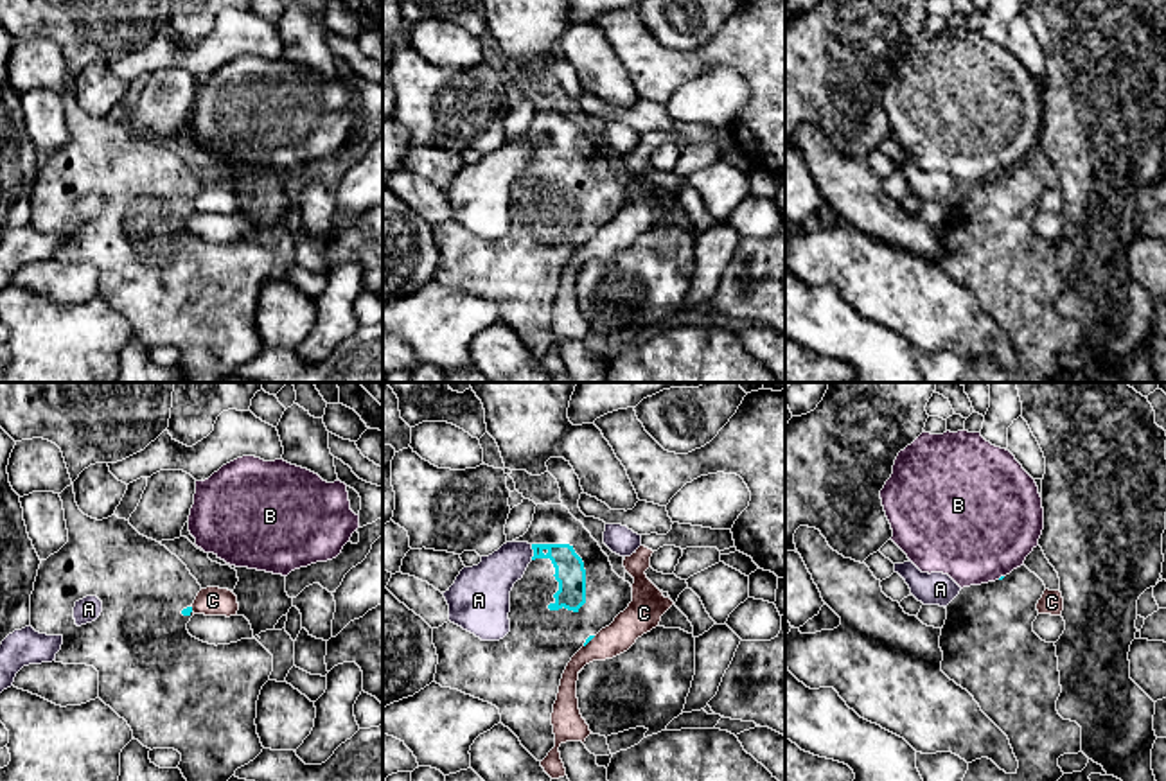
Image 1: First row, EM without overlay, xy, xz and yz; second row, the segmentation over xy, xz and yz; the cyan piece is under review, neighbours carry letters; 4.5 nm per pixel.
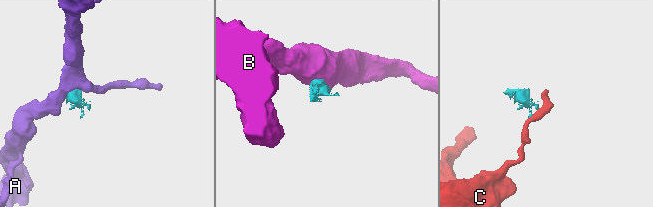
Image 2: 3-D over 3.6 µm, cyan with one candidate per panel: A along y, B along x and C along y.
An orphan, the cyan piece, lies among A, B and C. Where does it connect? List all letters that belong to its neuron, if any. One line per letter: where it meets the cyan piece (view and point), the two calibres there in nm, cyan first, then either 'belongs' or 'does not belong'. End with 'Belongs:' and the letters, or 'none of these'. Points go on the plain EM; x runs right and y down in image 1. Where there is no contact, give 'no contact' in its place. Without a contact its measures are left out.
A: meets cyan in xz at (534, 149); 140 nm thick on the cyan side, 200 nm on the other; does not belong
B: meets cyan in yz at (1001, 175); 20 nm thick on the cyan side, 500 nm on the other; does not belong
C: meets cyan in xz at (590, 237); 20 nm thick on the cyan side, 150 nm on the other; does not belong
Belongs: none of these

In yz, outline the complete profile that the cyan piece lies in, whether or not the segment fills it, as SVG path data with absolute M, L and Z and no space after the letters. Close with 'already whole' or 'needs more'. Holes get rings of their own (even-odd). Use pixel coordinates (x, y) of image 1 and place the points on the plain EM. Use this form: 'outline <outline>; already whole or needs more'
outline M1020 163L995 180L963 185L945 205L947 217L940 233L941 269L967 287L981 309L1008 334L1019 359L1017 370L1006 372L988 355L976 357L968 361L963 382L1055 382L1064 373L1058 355L1082 350L1082 325L1064 318L1056 309L1056 298L1062 291L1056 244L1033 230L1033 219L1038 214L1037 201L1044 189L1044 180Z; needs more

